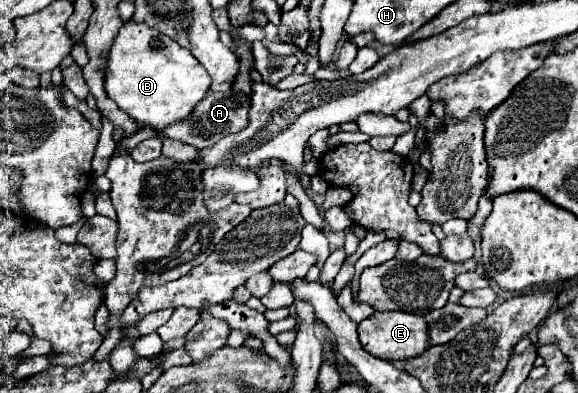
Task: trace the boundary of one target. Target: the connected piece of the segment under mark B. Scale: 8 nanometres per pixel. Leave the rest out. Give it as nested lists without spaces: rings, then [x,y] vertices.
[[[132,19],[126,21],[116,33],[112,45],[108,47],[106,67],[104,67],[104,91],[122,111],[126,111],[138,123],[144,123],[154,129],[164,129],[174,121],[186,119],[190,115],[190,109],[194,109],[194,105],[202,101],[208,87],[210,87],[210,77],[206,69],[202,69],[202,65],[194,59],[194,55],[188,49],[182,49],[170,37],[150,29],[144,23],[136,23]]]

